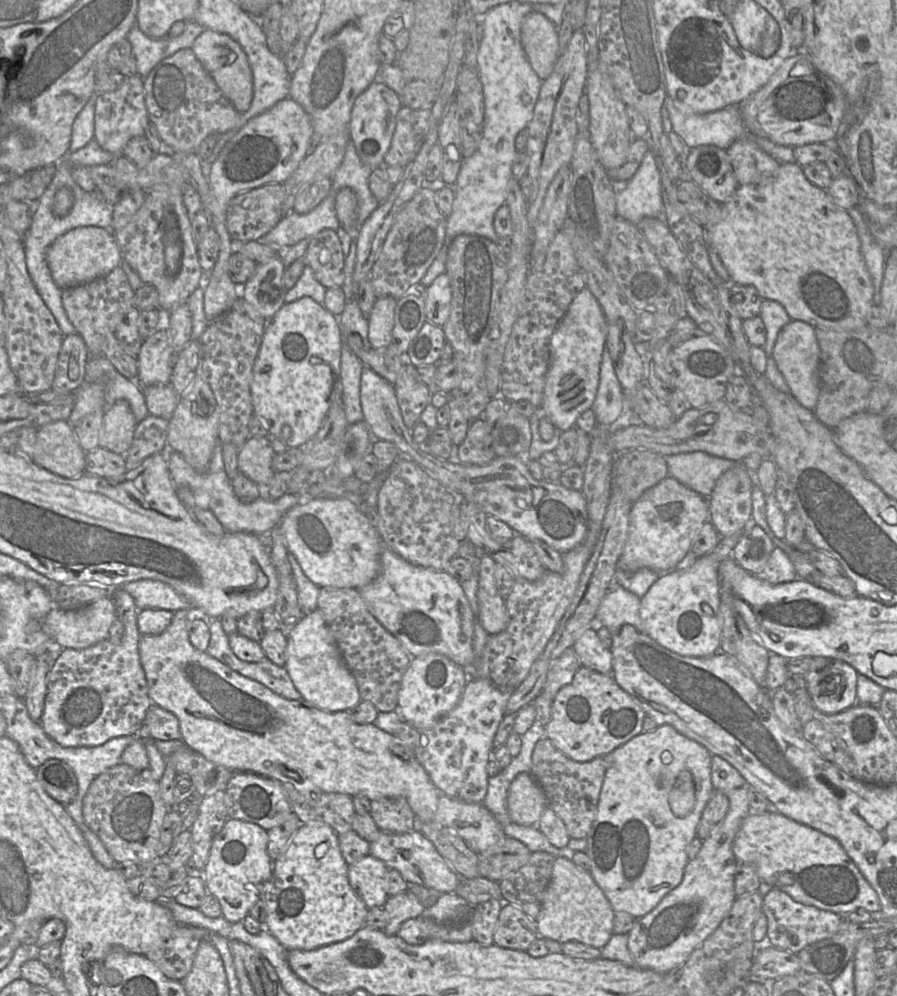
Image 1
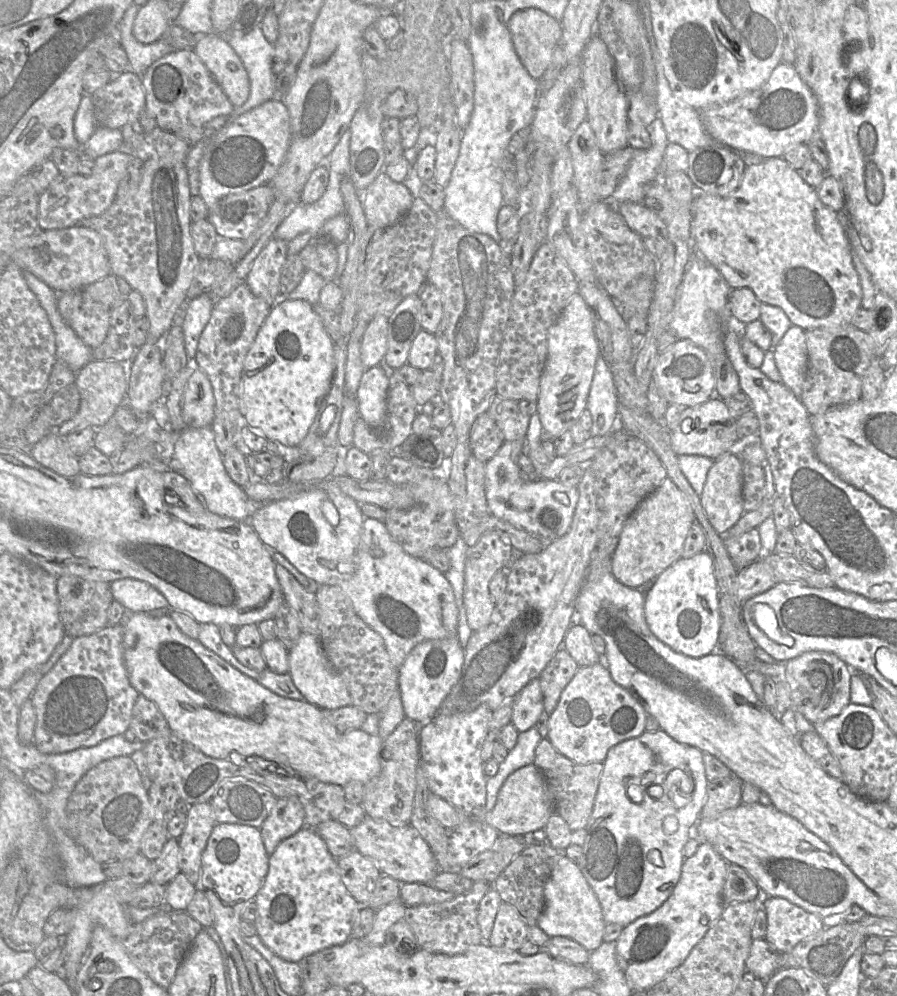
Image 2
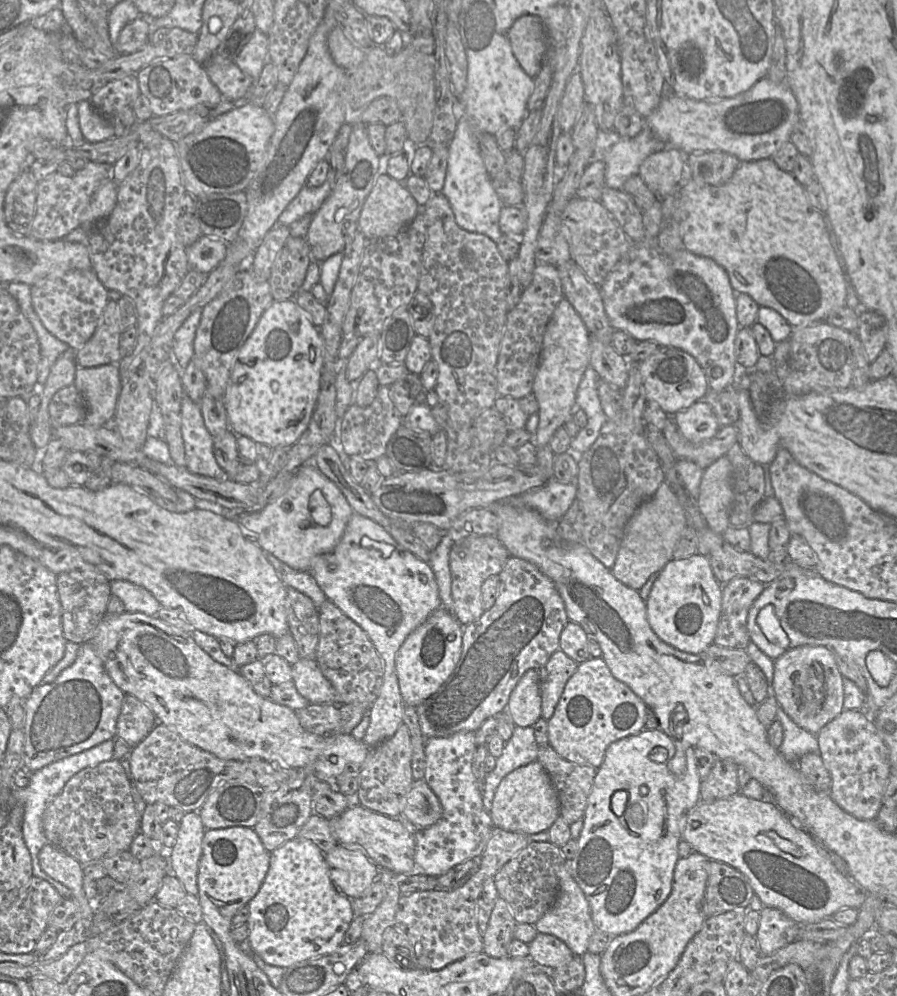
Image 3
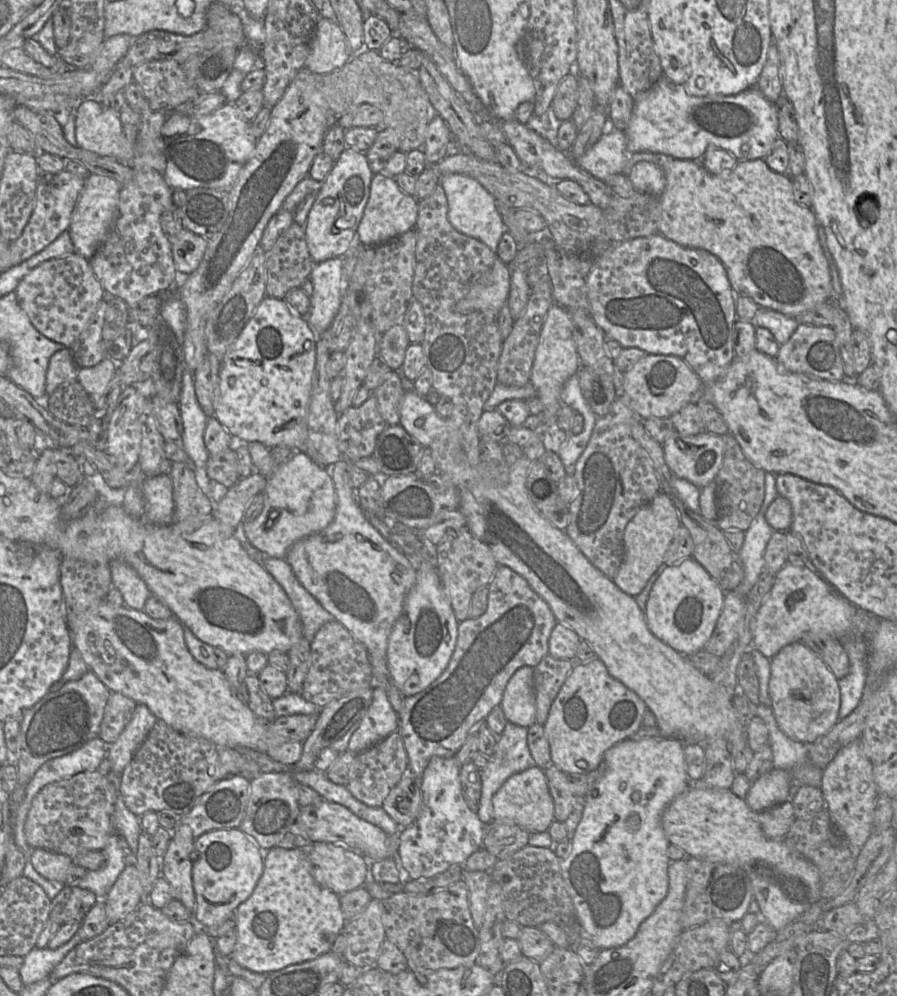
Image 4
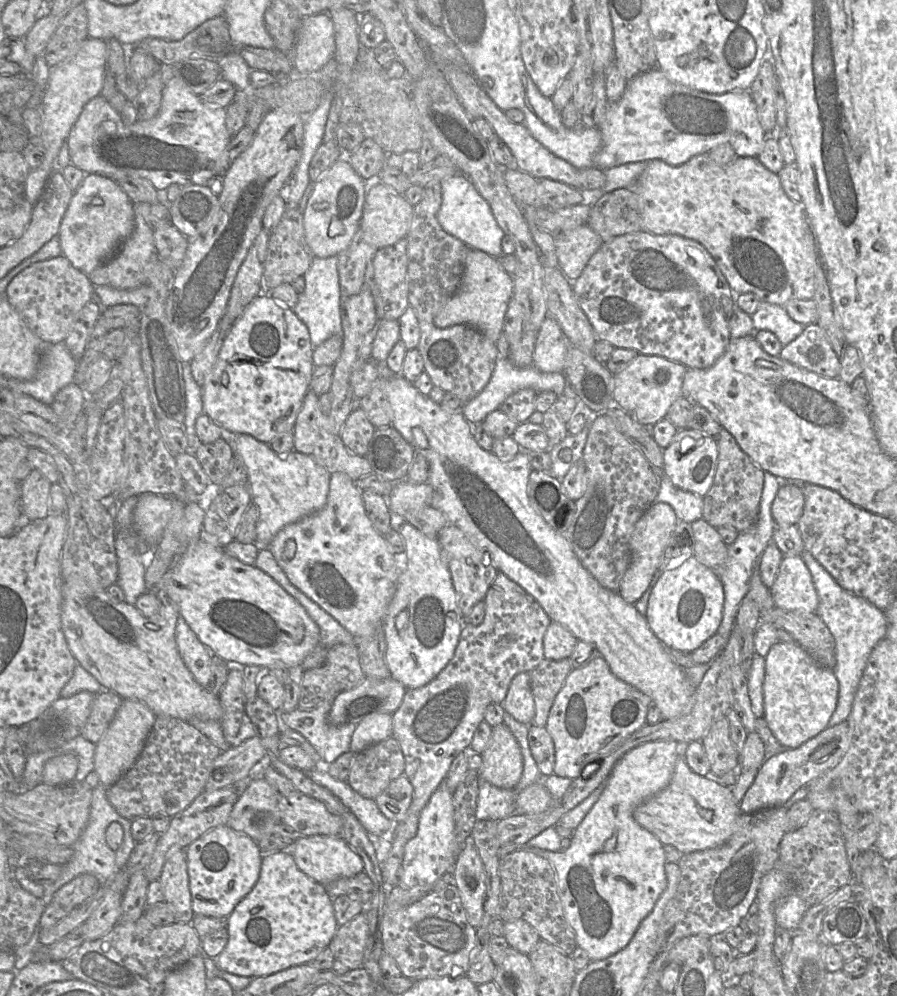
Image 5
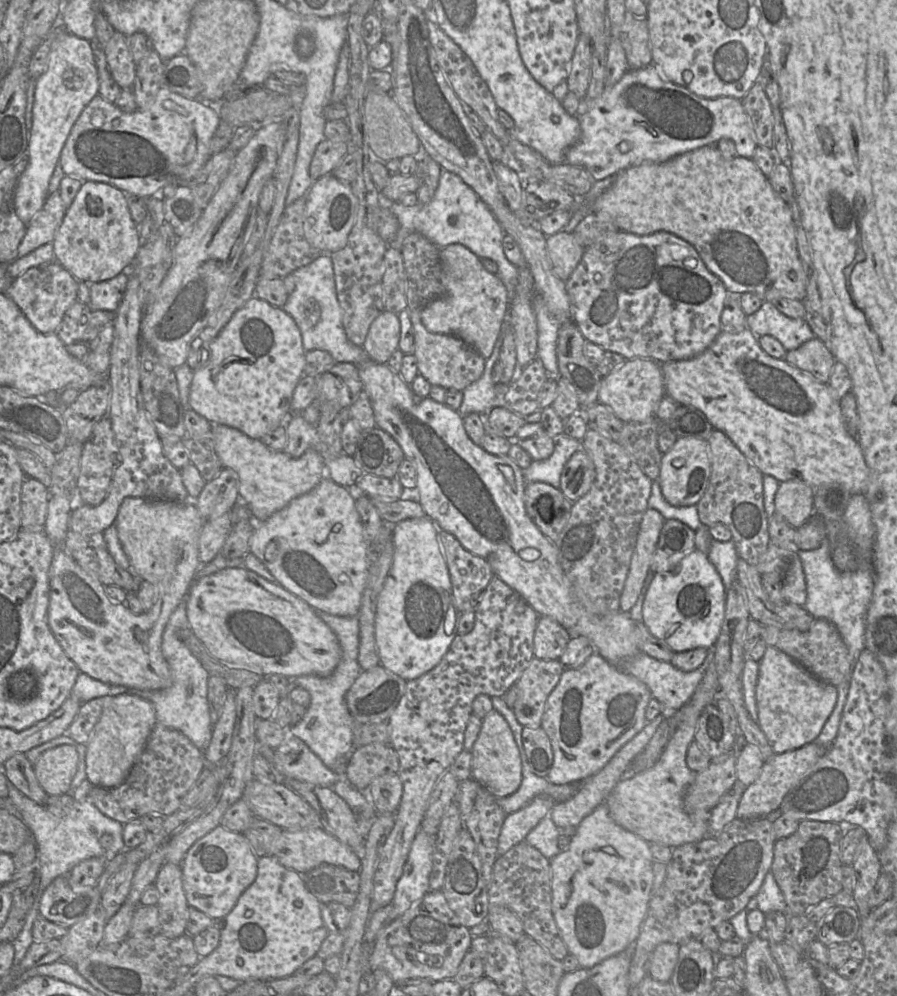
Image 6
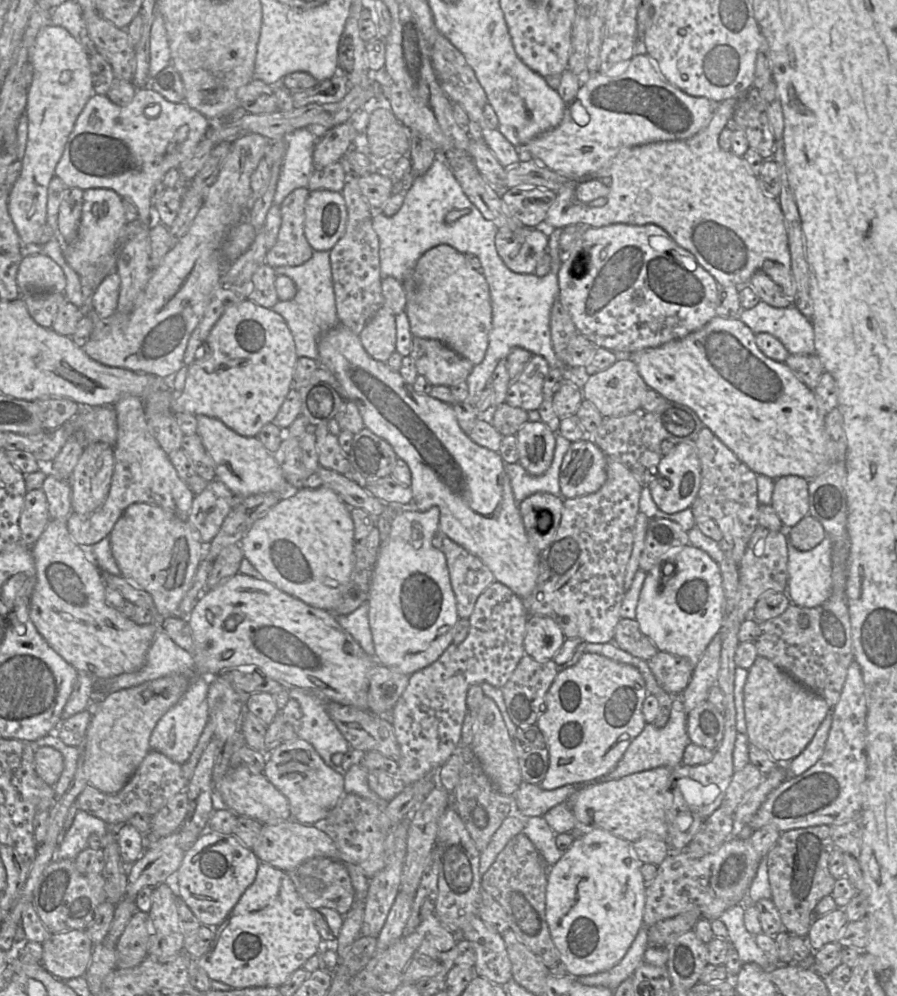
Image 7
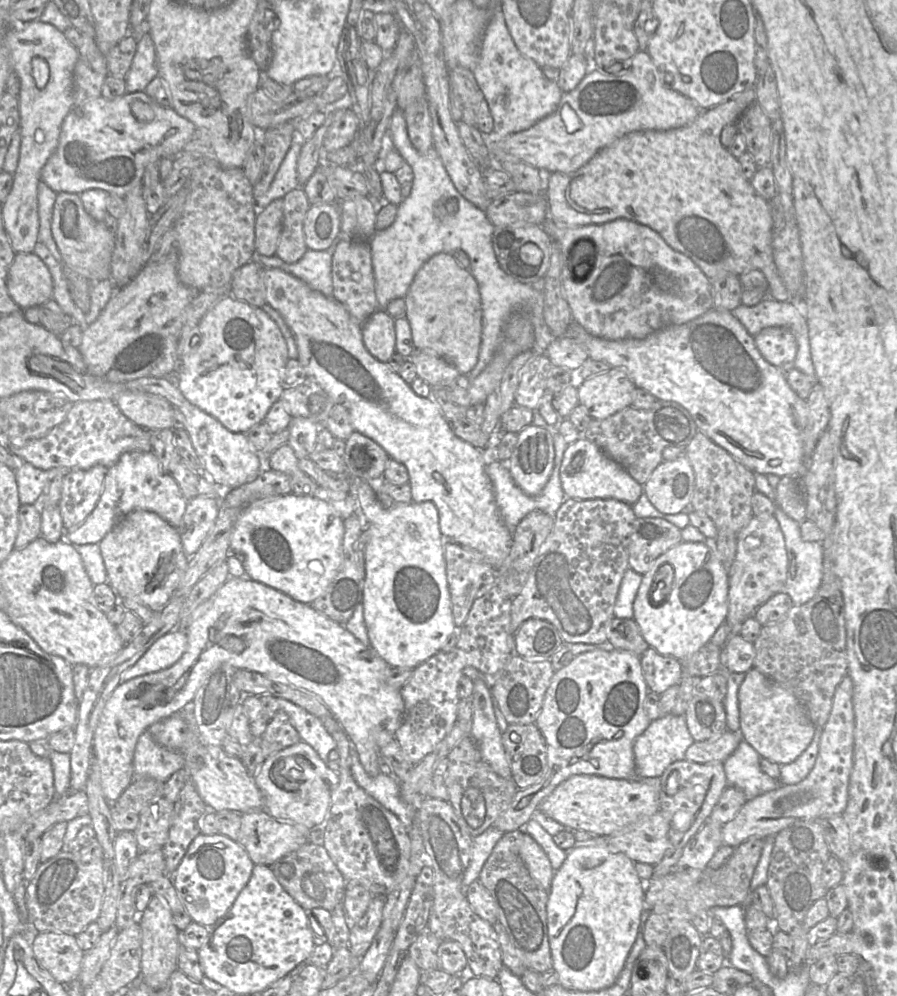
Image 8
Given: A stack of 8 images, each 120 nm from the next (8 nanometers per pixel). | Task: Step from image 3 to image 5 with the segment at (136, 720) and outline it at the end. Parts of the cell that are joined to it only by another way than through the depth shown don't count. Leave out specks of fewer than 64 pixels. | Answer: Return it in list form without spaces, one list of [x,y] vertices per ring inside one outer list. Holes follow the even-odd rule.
[[[111,690],[97,694],[81,736],[96,744],[109,727],[123,700]]]

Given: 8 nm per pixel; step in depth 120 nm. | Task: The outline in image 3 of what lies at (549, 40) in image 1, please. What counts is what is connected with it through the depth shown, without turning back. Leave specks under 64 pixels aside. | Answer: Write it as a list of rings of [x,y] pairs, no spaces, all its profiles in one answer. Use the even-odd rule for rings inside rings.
[[[523,15],[512,24],[507,35],[519,65],[534,79],[546,63],[548,51],[548,38],[542,19],[536,15]]]

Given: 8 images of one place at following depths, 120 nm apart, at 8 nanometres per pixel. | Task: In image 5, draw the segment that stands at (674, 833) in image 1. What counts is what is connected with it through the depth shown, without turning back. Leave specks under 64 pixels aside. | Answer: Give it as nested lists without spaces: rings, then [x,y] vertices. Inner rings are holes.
[[[658,740],[640,744],[626,752],[614,765],[599,799],[574,830],[566,850],[552,852],[528,843],[519,848],[546,858],[553,865],[565,918],[575,933],[577,946],[587,952],[591,961],[605,959],[626,947],[667,887],[664,844],[634,820],[633,812],[668,786],[681,755],[681,746],[684,745],[673,740]]]

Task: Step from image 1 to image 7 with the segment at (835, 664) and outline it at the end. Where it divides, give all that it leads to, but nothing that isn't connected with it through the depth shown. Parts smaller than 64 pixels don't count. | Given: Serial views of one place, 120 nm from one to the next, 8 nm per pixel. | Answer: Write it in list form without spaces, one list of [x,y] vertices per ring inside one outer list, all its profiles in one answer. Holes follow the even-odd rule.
[[[759,656],[748,671],[744,686],[748,742],[764,750],[778,764],[787,764],[810,743],[831,707],[769,659]]]

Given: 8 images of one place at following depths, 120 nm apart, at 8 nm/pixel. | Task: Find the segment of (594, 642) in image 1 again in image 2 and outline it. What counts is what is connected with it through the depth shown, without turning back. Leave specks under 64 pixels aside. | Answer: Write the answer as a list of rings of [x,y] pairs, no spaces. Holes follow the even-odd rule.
[[[572,623],[563,640],[563,648],[581,666],[590,666],[600,661],[601,656],[594,650],[590,633],[580,623]]]

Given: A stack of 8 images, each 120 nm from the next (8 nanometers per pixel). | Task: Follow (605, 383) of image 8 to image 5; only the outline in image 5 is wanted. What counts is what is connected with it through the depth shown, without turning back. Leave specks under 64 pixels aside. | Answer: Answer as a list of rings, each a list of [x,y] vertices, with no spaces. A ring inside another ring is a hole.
[[[638,354],[615,374],[613,403],[645,427],[665,418],[672,403],[683,396],[682,384],[687,368],[661,356]]]

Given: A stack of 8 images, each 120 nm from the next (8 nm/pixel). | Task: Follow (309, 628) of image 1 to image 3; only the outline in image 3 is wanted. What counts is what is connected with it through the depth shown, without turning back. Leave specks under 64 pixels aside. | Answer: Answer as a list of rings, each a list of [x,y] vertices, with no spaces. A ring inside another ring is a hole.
[[[300,658],[293,664],[292,677],[298,693],[310,704],[336,704],[335,691],[314,658]]]

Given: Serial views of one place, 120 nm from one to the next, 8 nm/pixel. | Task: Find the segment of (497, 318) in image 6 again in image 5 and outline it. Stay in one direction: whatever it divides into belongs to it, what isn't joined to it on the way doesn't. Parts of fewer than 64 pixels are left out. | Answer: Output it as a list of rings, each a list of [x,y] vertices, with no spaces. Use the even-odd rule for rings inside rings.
[[[469,248],[460,287],[435,315],[434,325],[438,328],[458,324],[470,325],[496,343],[503,332],[504,317],[512,297],[513,278],[500,267],[496,258],[483,251]]]

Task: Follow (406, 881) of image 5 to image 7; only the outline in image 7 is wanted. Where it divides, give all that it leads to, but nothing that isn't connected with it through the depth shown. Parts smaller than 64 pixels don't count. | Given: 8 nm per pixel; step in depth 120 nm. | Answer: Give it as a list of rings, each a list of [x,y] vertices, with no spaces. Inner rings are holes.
[[[399,891],[377,937],[376,951],[388,948],[402,937],[403,930],[411,914],[414,897],[412,894]]]

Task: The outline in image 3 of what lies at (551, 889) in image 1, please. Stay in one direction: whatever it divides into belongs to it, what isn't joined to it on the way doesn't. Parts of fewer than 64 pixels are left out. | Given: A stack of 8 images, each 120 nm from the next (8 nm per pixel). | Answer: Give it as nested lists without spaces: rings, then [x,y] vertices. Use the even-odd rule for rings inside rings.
[[[568,870],[563,871],[560,891],[555,904],[535,924],[538,933],[551,934],[562,940],[575,956],[583,956],[587,952],[588,942],[596,931],[590,905],[582,889]]]

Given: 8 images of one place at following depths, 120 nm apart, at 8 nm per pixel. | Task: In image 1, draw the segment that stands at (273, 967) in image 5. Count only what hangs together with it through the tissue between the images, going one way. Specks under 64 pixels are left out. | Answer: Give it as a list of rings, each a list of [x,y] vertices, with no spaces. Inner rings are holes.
[[[307,822],[302,823],[295,832],[283,853],[273,862],[272,876],[264,885],[264,898],[267,905],[267,926],[268,931],[288,950],[315,950],[322,946],[326,946],[335,942],[343,941],[354,935],[366,922],[369,908],[365,902],[356,894],[348,880],[348,864],[339,848],[338,835],[327,824],[323,822]],[[326,842],[329,846],[328,851],[322,857],[316,857],[315,848],[318,844]]]

